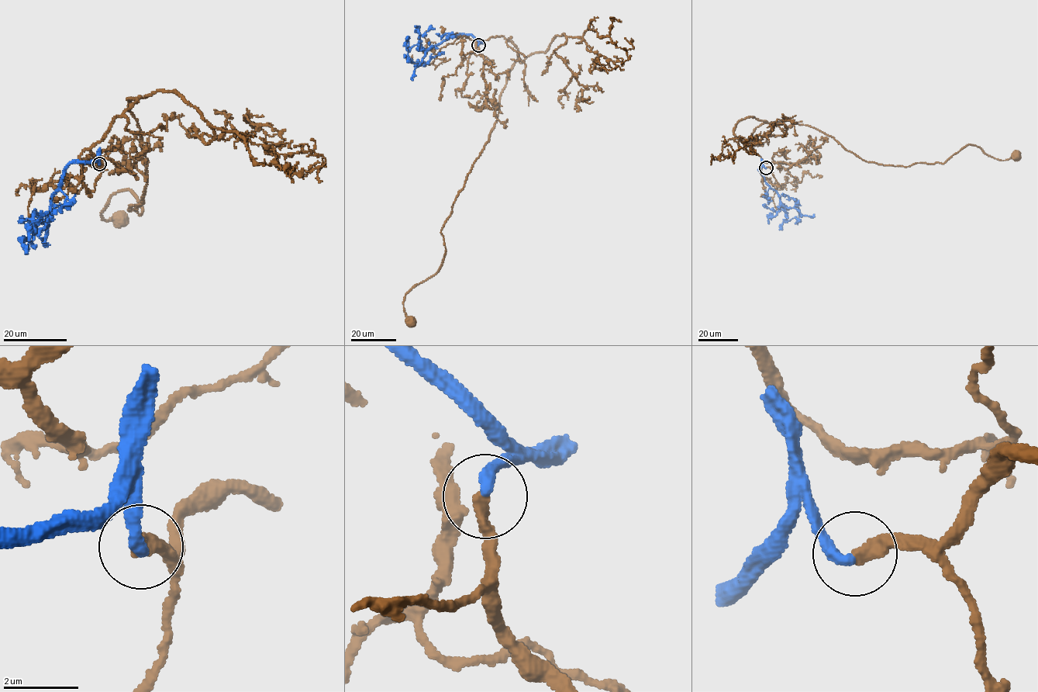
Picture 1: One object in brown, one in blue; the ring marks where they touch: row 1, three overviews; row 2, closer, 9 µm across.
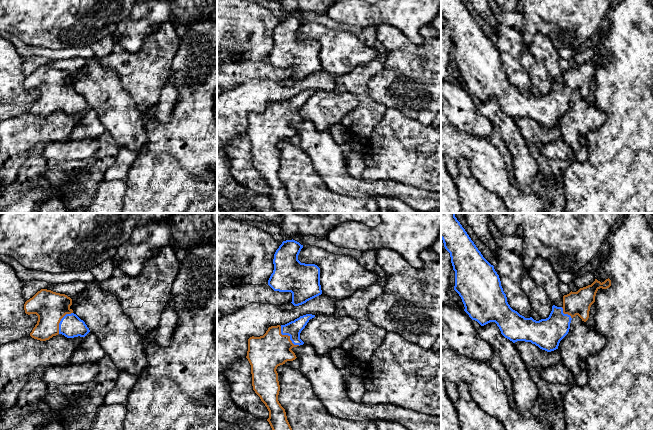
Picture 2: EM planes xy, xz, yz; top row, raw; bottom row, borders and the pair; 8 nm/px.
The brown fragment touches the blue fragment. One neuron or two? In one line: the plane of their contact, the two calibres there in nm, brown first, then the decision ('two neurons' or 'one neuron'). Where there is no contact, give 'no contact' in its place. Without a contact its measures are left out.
xz | 280/130 nm | two neurons

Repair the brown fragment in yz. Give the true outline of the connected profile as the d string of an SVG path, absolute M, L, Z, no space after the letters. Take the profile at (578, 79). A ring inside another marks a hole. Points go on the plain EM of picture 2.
M608 54L604 58L597 55L586 63L580 64L577 68L570 68L563 72L563 89L568 90L571 94L578 91L582 97L586 98L589 94L591 81L595 78L597 67L607 65L611 62L611 56Z

